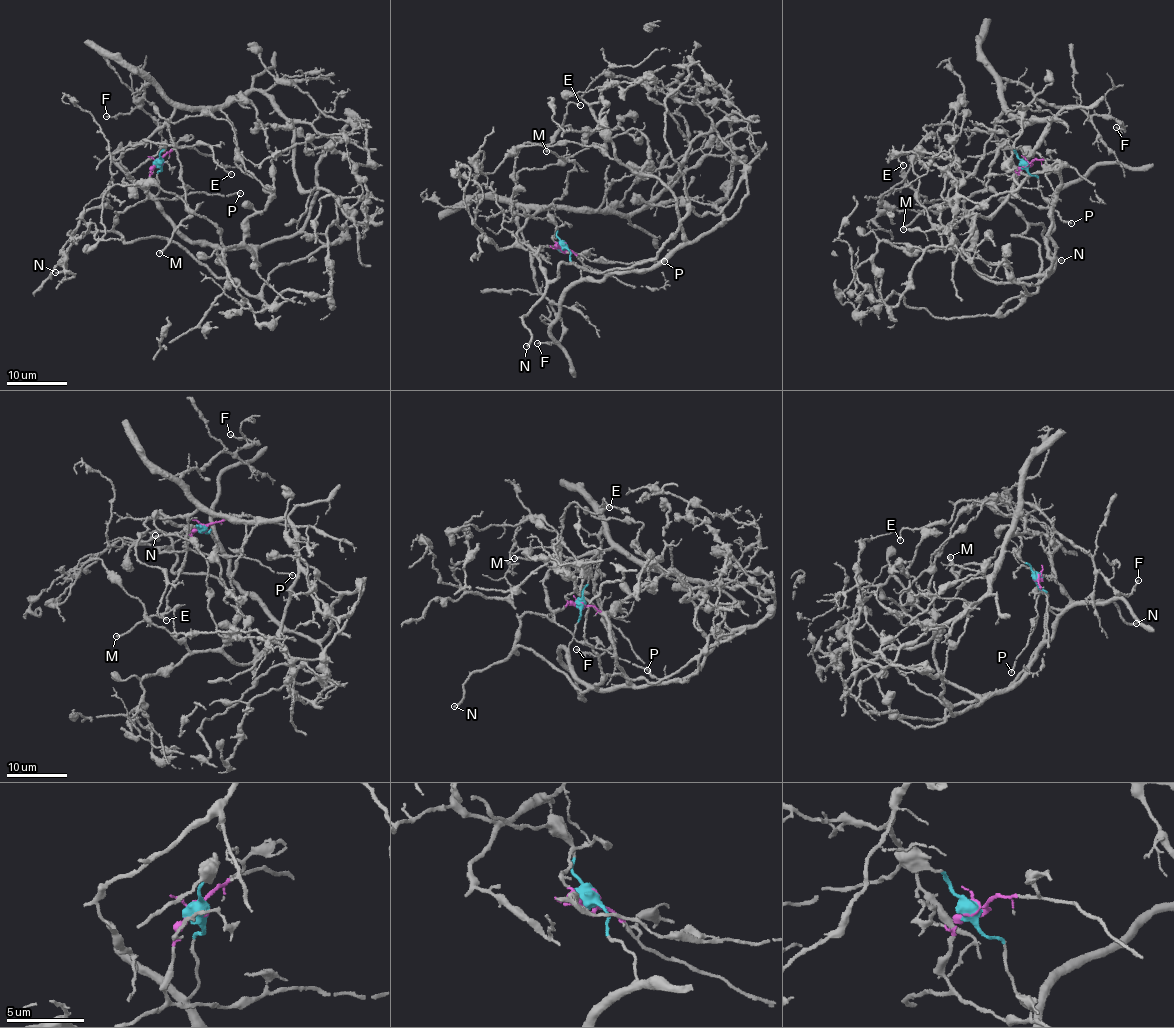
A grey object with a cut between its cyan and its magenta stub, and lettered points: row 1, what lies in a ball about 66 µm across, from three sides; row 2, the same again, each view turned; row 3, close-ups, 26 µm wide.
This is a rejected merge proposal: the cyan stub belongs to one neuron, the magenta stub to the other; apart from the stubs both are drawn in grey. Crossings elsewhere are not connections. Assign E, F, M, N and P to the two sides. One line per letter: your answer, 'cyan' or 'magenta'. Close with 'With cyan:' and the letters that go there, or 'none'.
E: cyan
F: cyan
M: cyan
N: magenta
P: magenta
With cyan: E, F, M

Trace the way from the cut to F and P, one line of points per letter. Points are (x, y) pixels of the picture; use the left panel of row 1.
F: (158, 160), (165, 218), (257, 247), (367, 128), (152, 83), (105, 117)
P: (158, 160), (150, 172), (145, 192), (150, 198), (181, 198), (186, 194), (206, 192), (240, 193)

